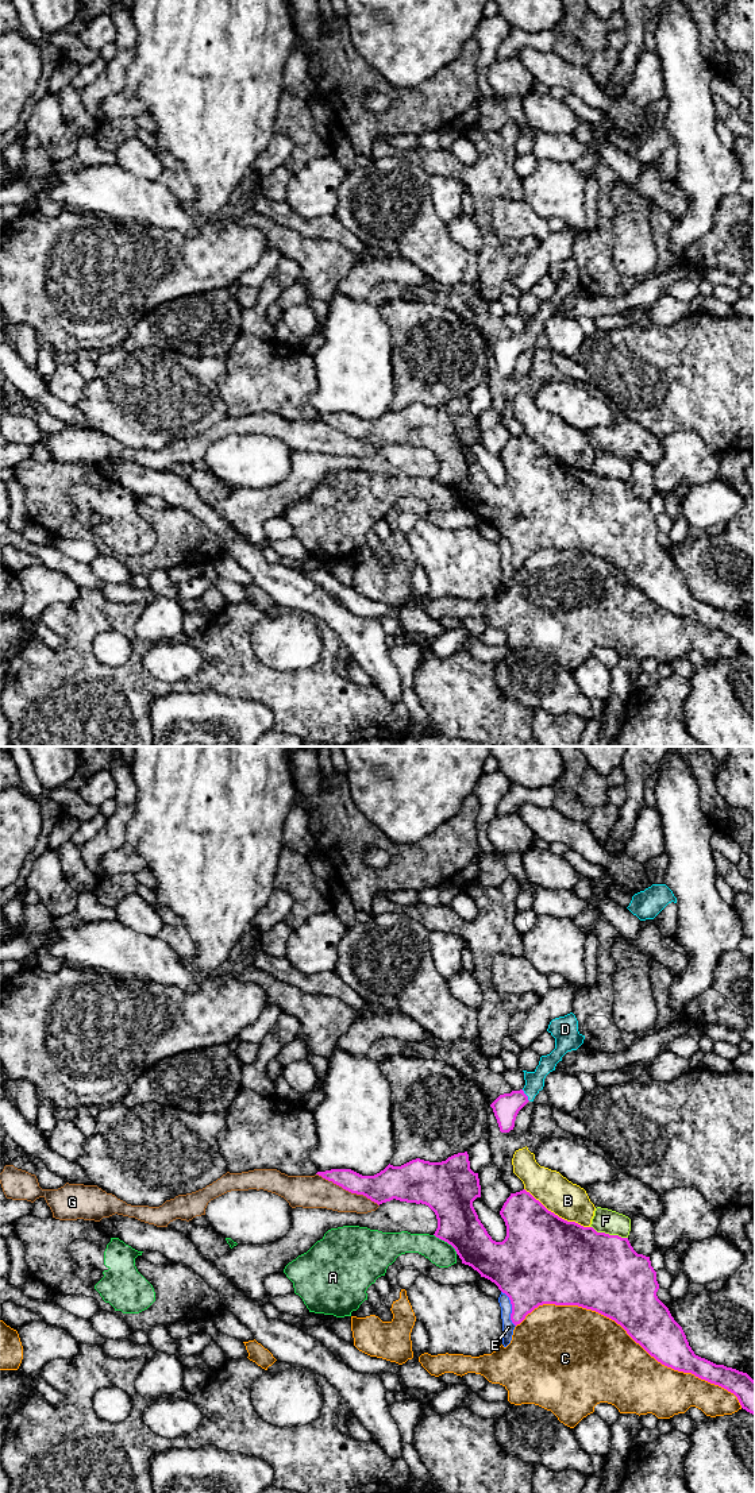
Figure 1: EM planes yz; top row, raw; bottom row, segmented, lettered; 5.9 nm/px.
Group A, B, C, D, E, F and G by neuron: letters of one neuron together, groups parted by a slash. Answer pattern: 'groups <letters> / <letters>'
groups A / B / C / D / E / F / G

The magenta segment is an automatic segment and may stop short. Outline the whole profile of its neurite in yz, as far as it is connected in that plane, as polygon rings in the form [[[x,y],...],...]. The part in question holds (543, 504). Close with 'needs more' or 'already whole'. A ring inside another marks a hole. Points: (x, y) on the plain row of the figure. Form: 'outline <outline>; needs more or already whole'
outline [[[467,396],[442,406],[416,402],[401,410],[389,408],[374,420],[362,420],[351,413],[331,413],[316,418],[378,450],[393,443],[428,450],[438,463],[434,479],[451,489],[462,508],[494,526],[509,541],[515,570],[543,548],[578,549],[596,555],[620,568],[662,609],[727,633],[737,641],[743,653],[755,660],[755,625],[747,617],[694,598],[682,571],[656,540],[659,528],[650,501],[637,498],[628,482],[567,466],[523,433],[511,437],[500,455],[506,470],[505,483],[493,485],[473,451],[473,445],[481,441],[481,429],[478,417],[470,413]]]; already whole

